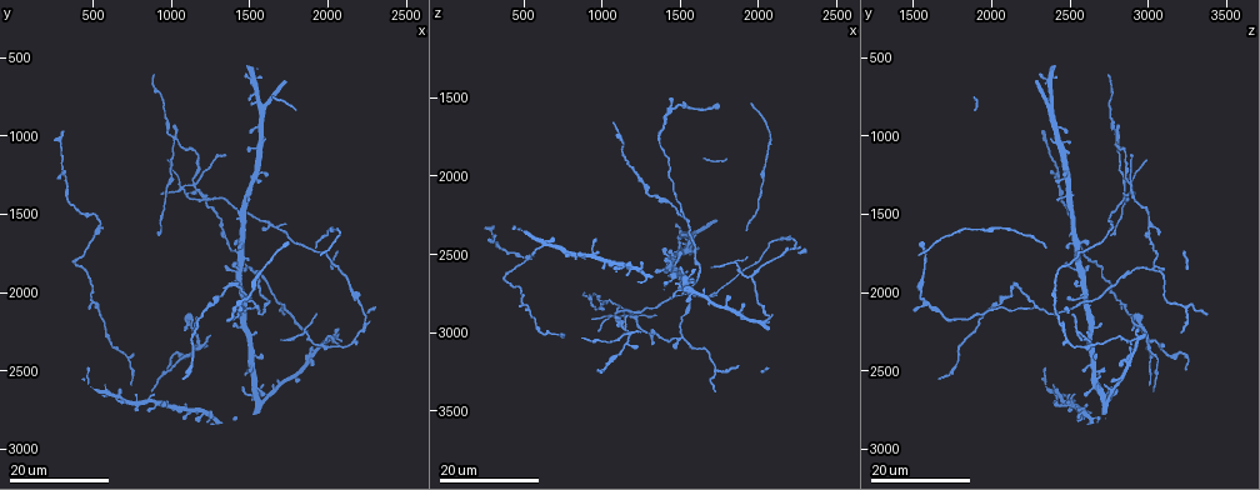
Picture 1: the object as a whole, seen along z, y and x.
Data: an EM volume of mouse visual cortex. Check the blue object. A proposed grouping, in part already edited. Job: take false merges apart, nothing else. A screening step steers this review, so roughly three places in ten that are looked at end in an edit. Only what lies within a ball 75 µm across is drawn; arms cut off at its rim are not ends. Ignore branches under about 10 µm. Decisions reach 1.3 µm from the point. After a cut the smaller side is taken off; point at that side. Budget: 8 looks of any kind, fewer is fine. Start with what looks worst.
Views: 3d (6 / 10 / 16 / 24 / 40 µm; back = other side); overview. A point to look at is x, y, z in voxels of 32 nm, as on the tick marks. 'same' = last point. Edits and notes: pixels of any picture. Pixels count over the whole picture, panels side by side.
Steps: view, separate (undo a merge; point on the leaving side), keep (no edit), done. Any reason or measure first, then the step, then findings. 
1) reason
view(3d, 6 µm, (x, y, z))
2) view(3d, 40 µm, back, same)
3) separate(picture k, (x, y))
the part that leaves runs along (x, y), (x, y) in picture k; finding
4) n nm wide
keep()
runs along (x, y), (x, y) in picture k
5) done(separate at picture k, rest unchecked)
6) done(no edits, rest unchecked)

four arms meet
view(3d, 16 µm, (1020, 1040, 2800))

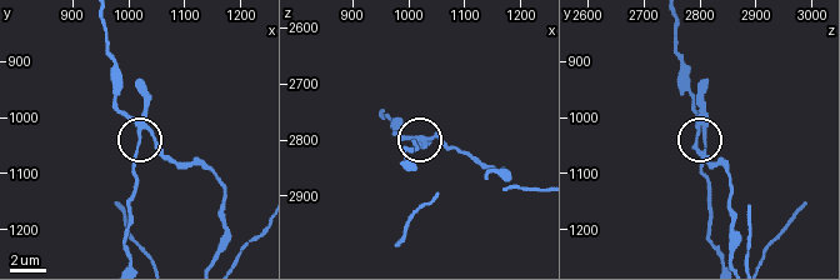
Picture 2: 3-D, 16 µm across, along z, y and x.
view(3d, 10 µm, (1015, 1020, 2800))

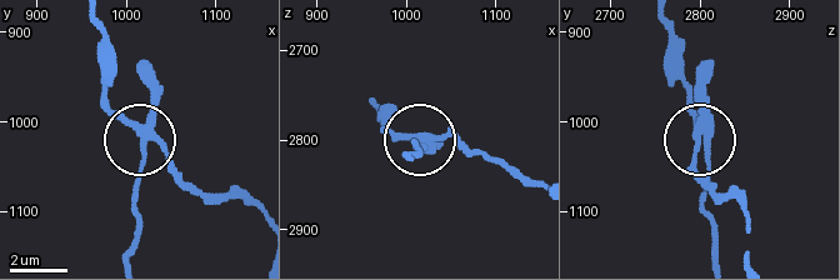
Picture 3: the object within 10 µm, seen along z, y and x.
view(3d, 10 µm, back, (1020, 1020, 2810))

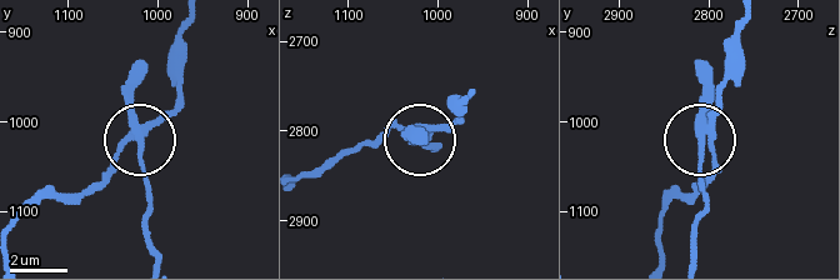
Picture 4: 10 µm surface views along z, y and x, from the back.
4 arms
separate(picture 4, (140, 158))
the part that leaves runs along (134, 119), (151, 253) in picture 4; a second neuron is stuck on

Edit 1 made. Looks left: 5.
view(overview)

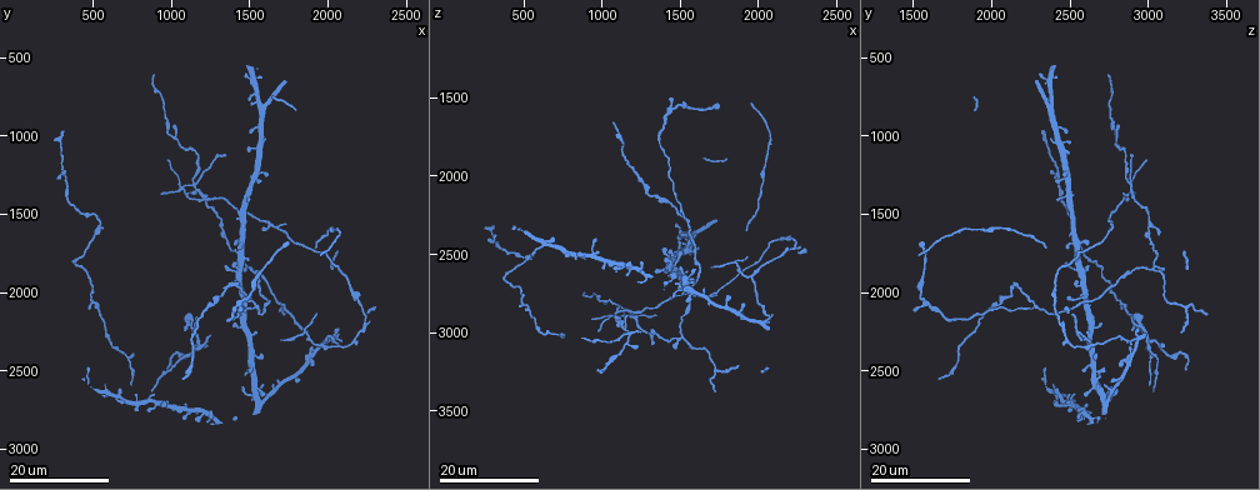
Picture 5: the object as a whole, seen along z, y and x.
three-way junction
view(3d, 16 µm, (1520, 1860, 3020))

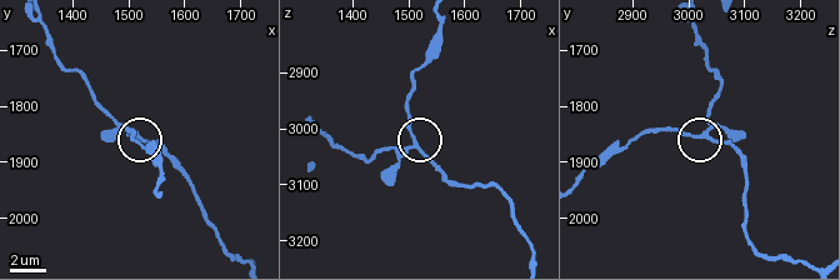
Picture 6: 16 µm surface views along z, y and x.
view(3d, 6 µm, (1510, 1850, 3035))

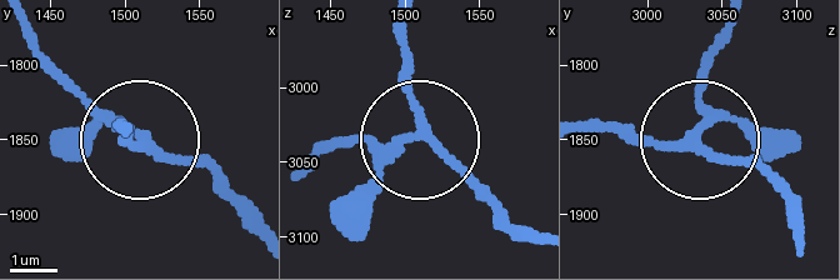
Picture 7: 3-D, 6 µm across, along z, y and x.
side arm 32 µm
keep()
runs along (306, 169), (354, 141), (414, 141), (505, 220) in picture 7; all the same neuron

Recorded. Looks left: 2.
view(3d, 24 µm, (1460, 2200, 2640))

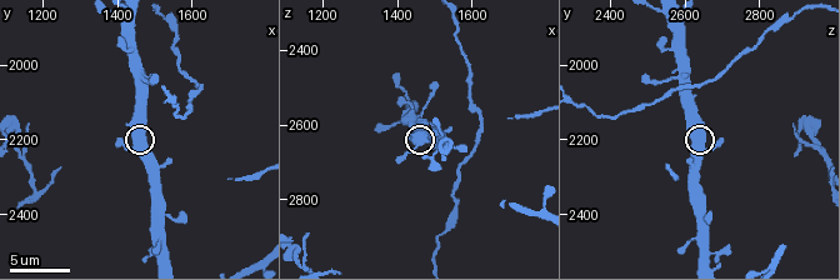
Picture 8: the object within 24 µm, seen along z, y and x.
closer look
view(3d, 6 µm, (1450, 2220, 2650))

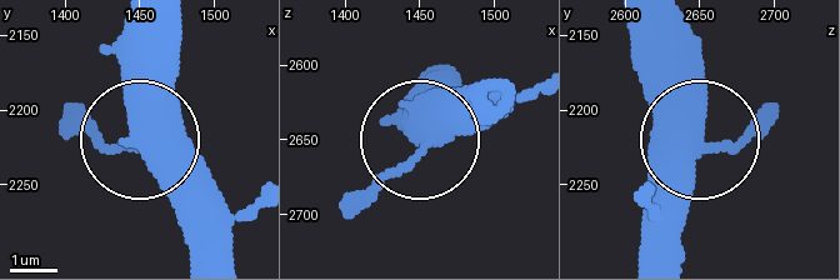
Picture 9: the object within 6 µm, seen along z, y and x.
480 nm wide
keep()
runs along (479, 119), (424, 134), (419, 75) in picture 9; one neuron here

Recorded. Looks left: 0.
done(separate at picture 4, rest unchecked)

